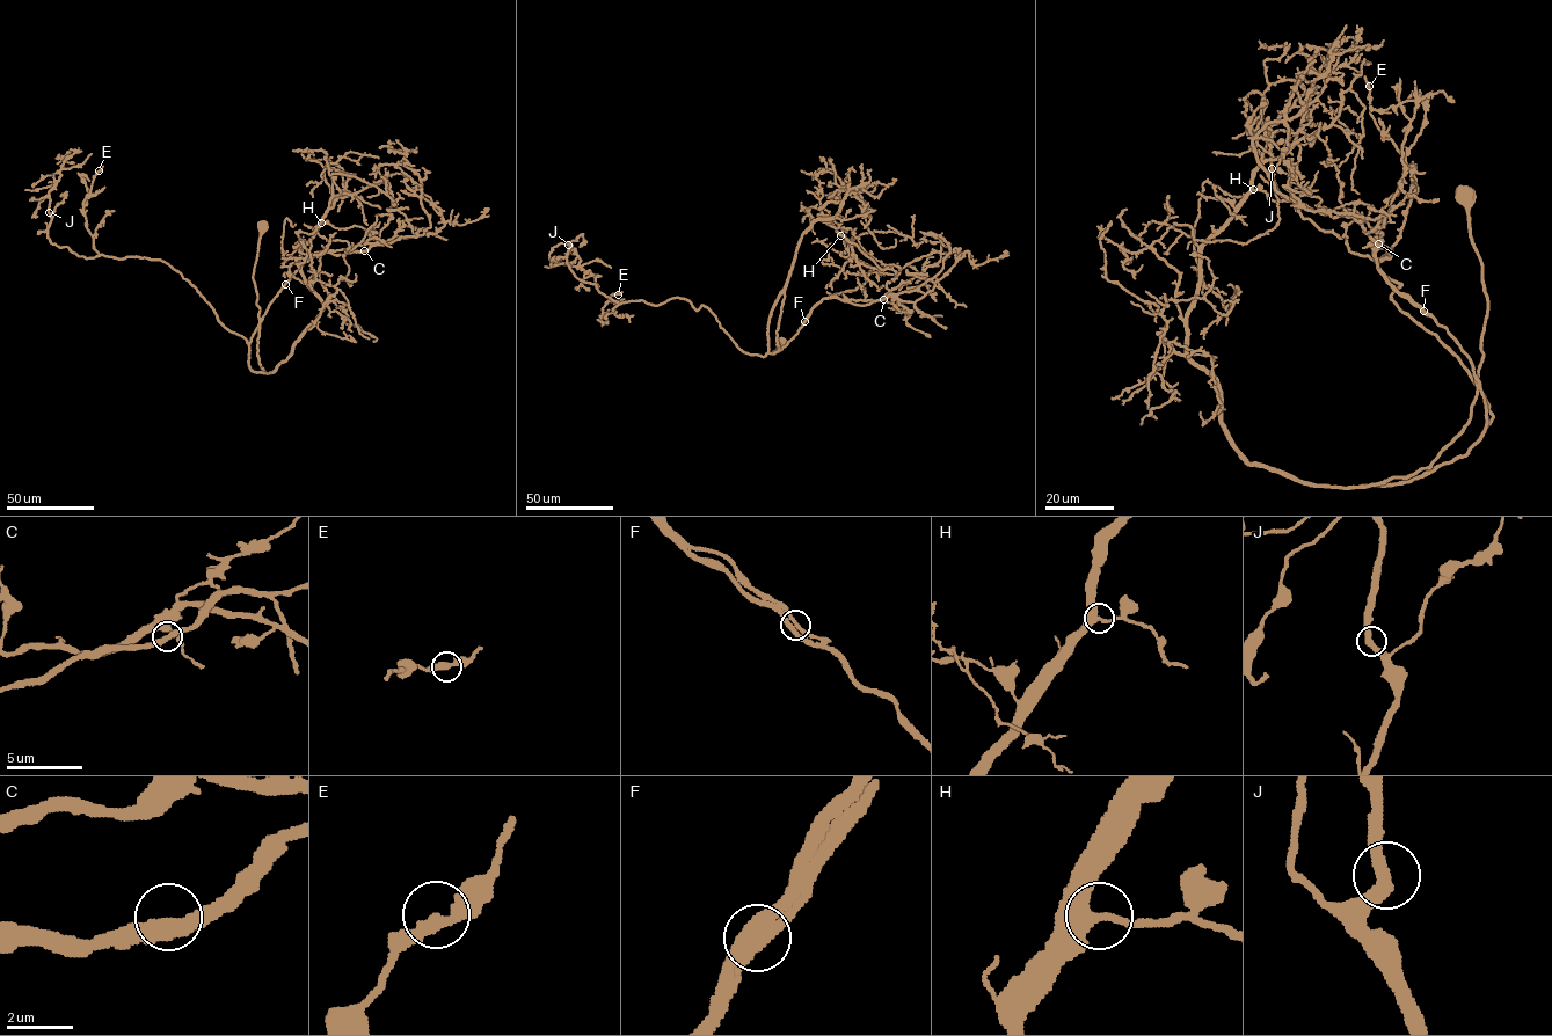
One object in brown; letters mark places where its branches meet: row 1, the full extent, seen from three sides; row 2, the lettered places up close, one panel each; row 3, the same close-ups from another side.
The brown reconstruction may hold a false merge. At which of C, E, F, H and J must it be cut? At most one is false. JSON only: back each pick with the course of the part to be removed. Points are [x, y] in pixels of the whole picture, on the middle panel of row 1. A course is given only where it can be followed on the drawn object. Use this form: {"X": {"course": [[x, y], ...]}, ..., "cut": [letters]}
{"F": {"course": [[804, 321], [824, 298], [876, 300], [889, 296], [916, 301], [931, 291], [963, 254], [920, 231]]}, "cut": ["F"]}

